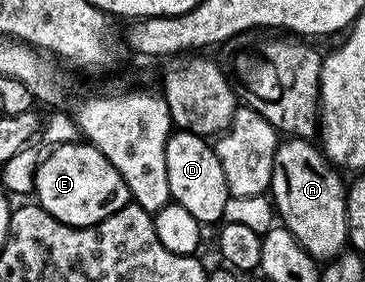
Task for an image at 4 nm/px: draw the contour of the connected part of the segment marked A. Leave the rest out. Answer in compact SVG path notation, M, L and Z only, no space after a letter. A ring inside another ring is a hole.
M286 139L274 156L274 170L270 180L269 196L281 224L290 230L299 243L315 259L333 259L347 248L346 239L346 185L338 179L339 170L324 156L317 144L306 139Z

